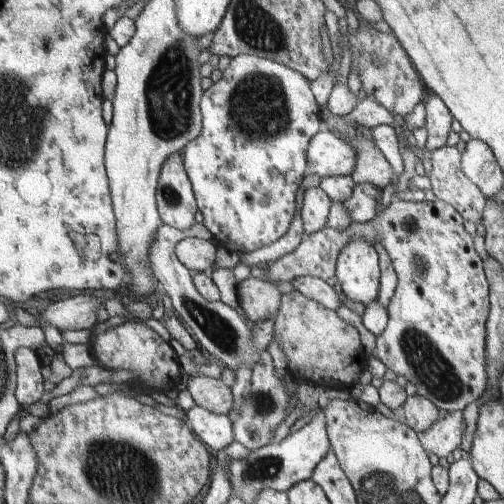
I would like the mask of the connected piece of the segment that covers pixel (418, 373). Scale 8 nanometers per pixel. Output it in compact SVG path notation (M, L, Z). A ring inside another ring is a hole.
M392 199L389 205L382 210L382 213L377 215L368 227L363 226L360 222L353 221L345 230L335 230L333 227L325 227L315 234L305 236L301 241L301 244L285 256L282 256L277 261L274 261L267 267L267 276L269 282L277 281L292 281L300 276L313 275L317 278L324 278L329 280L336 276L337 261L340 252L353 240L365 238L372 243L381 243L383 250L386 250L387 256L391 261L392 267L396 274L396 285L394 288L393 296L389 299L386 313L388 316L385 328L383 332L376 337L375 356L377 356L381 362L389 368L391 372L394 372L396 376L403 376L405 380L411 382L416 388L416 394L421 395L423 398L429 399L442 414L461 411L469 402L477 400L479 396L484 392L486 372L483 370L483 340L487 340L487 331L483 328L483 322L487 322L487 283L481 270L481 259L475 252L473 244L471 244L471 236L463 230L461 226L461 216L457 214L457 211L449 206L446 202L436 199L434 202L423 201L421 203L415 203L410 201L400 201L399 199Z

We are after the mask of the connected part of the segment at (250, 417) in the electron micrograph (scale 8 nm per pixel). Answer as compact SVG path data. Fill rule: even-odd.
M266 350L253 368L252 391L242 405L240 417L233 421L236 440L250 451L268 445L273 440L277 428L283 424L283 420L287 422L292 420L287 414L287 406L289 406L289 398L287 398L285 386L275 376L273 358L271 358L269 350Z

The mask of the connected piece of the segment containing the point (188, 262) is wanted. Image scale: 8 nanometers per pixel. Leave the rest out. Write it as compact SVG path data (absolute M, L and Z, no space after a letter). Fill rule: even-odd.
M189 237L177 245L181 262L194 273L207 272L217 262L217 245L214 240Z

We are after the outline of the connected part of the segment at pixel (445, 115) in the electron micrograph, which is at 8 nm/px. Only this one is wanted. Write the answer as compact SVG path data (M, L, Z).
M429 94L426 98L424 109L424 127L427 131L424 147L427 148L429 154L432 150L445 145L452 116L443 101L435 94Z

